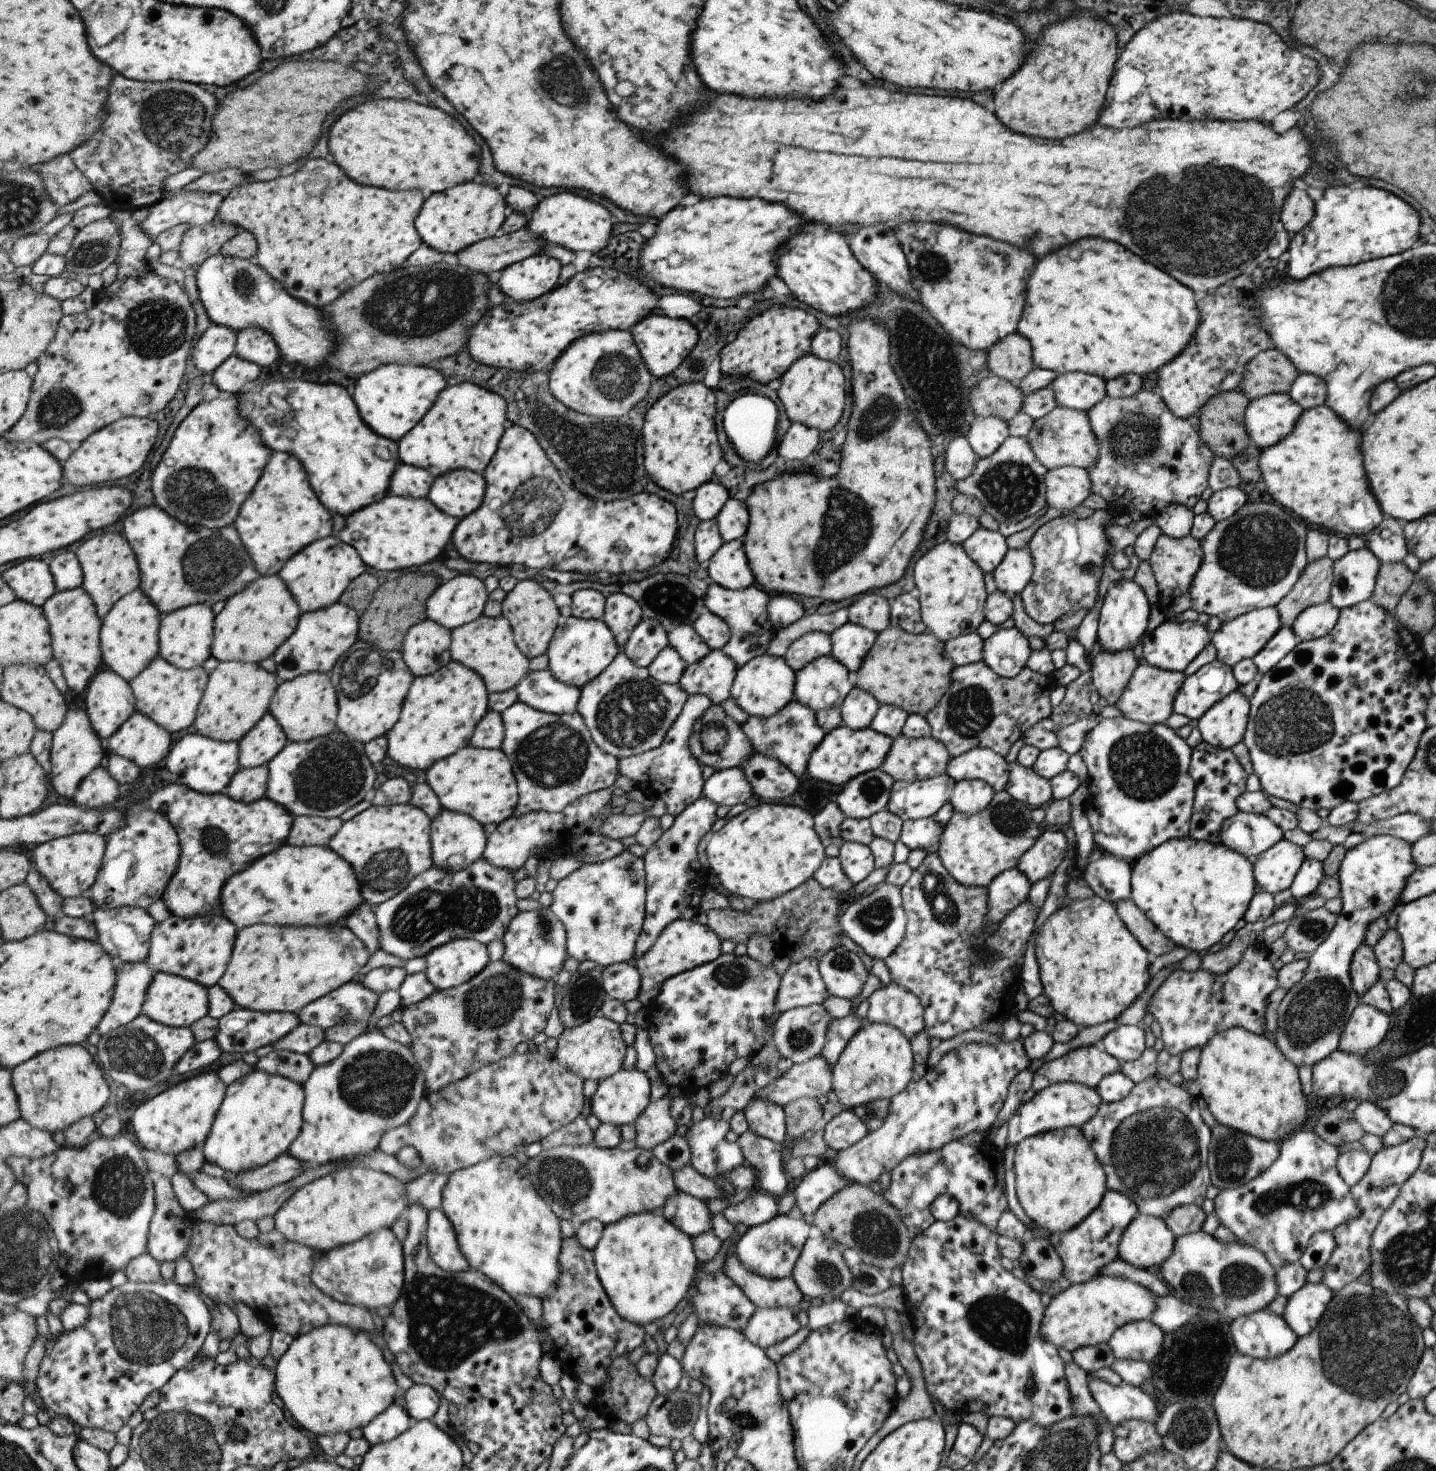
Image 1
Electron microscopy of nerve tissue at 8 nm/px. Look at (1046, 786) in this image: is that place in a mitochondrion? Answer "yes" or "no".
no

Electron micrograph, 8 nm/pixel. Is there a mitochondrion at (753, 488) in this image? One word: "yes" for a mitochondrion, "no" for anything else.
no

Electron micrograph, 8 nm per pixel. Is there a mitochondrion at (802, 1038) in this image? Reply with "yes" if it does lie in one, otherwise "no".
yes

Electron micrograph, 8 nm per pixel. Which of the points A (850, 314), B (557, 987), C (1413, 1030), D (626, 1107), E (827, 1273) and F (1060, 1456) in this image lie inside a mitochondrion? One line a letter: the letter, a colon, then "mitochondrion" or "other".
A: other
B: other
C: other
D: other
E: mitochondrion
F: mitochondrion

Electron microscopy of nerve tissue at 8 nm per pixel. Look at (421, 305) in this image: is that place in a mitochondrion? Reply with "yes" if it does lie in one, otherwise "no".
yes

